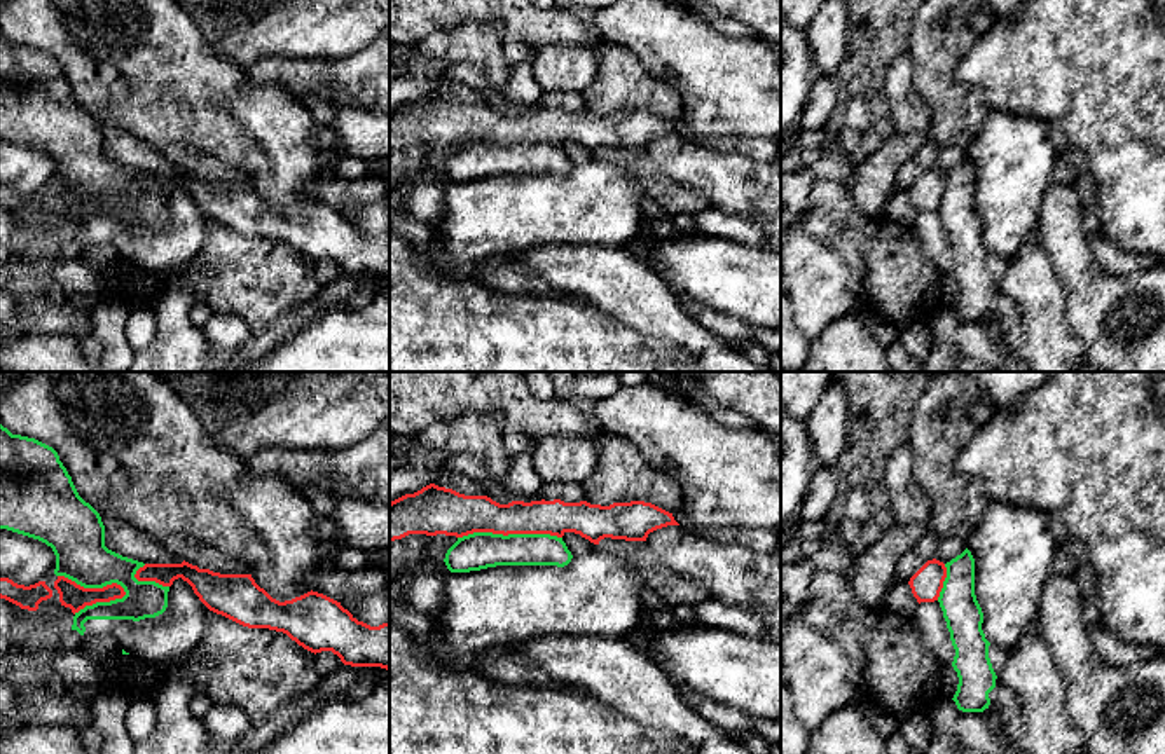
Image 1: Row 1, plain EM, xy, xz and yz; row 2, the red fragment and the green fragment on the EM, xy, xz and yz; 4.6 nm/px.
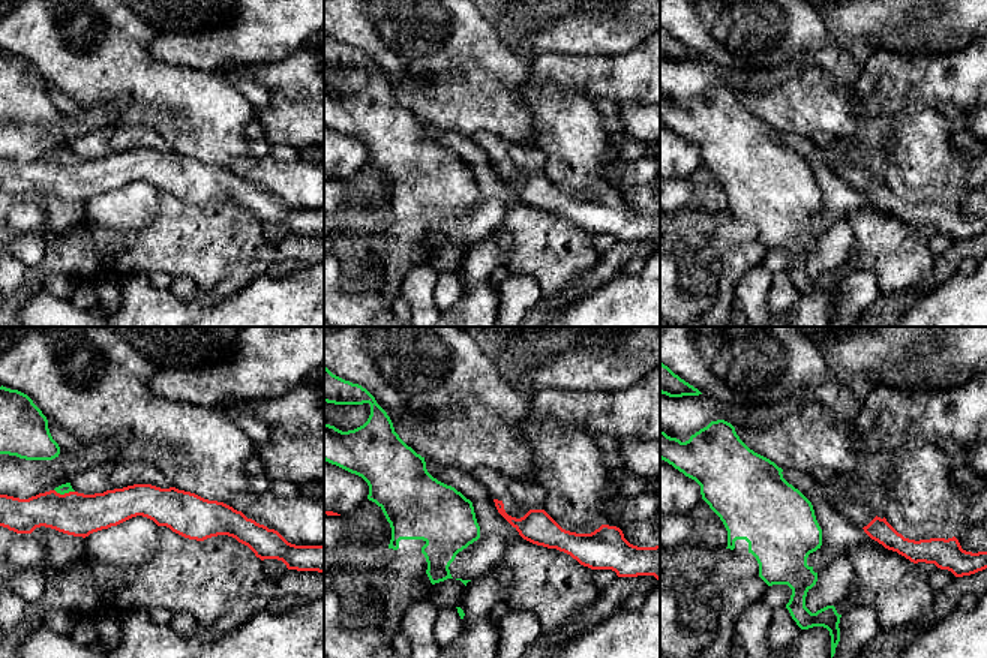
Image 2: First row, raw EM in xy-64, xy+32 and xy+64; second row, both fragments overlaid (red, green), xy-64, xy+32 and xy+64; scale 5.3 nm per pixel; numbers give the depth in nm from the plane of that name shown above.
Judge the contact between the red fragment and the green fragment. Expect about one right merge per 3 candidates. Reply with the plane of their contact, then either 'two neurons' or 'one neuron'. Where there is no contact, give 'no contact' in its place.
contact in xy; two neurons

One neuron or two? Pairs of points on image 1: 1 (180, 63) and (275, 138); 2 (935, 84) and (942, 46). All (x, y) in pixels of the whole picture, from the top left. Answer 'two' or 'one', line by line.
1: one
2: one

